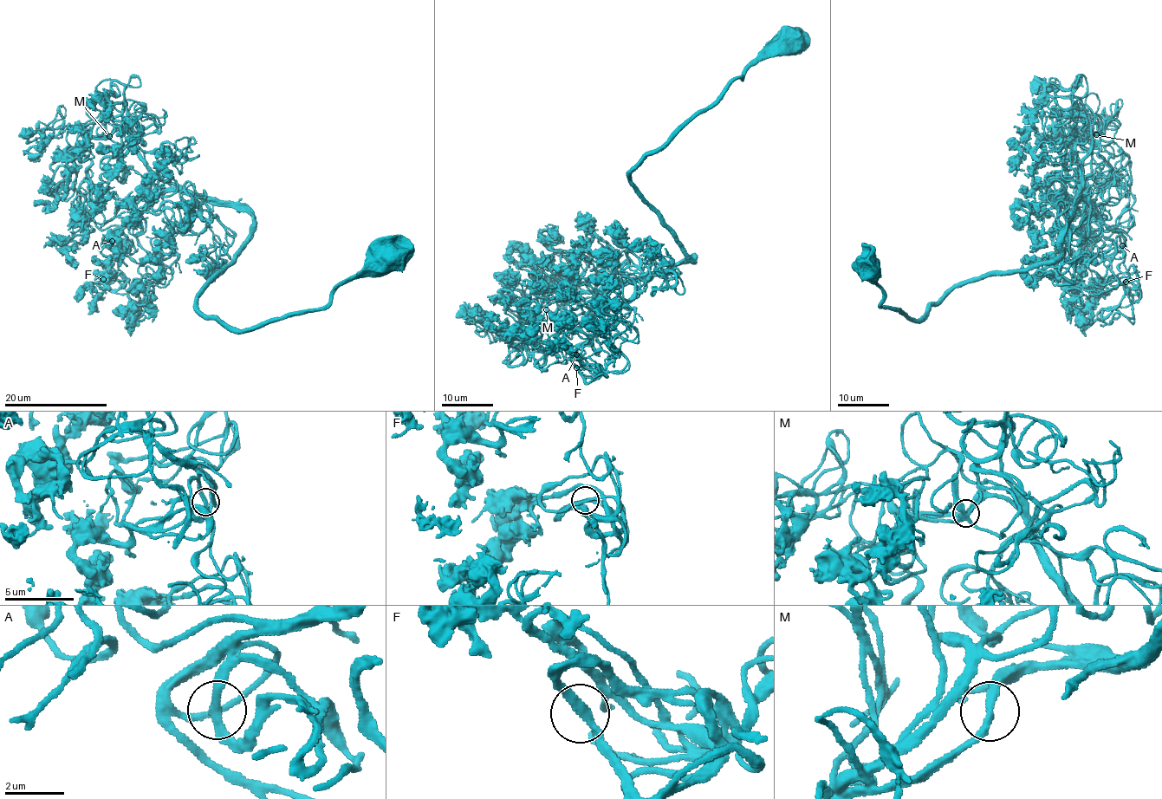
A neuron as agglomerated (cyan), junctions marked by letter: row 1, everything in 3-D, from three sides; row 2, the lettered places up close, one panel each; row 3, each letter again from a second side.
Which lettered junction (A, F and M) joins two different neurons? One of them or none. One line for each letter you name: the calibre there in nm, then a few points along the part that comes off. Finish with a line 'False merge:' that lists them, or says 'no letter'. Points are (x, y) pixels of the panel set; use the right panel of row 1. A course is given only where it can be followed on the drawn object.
False merge: no letter

